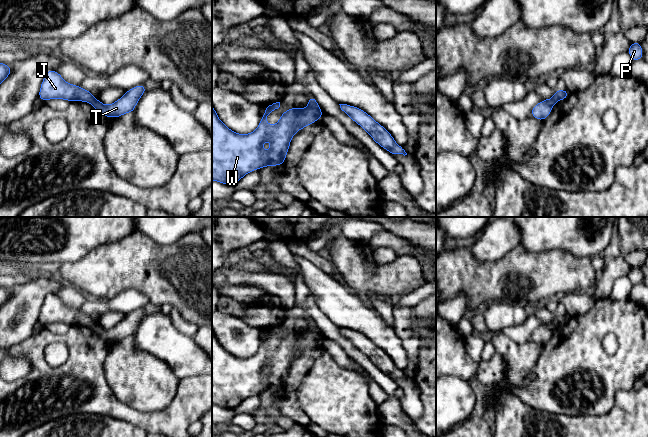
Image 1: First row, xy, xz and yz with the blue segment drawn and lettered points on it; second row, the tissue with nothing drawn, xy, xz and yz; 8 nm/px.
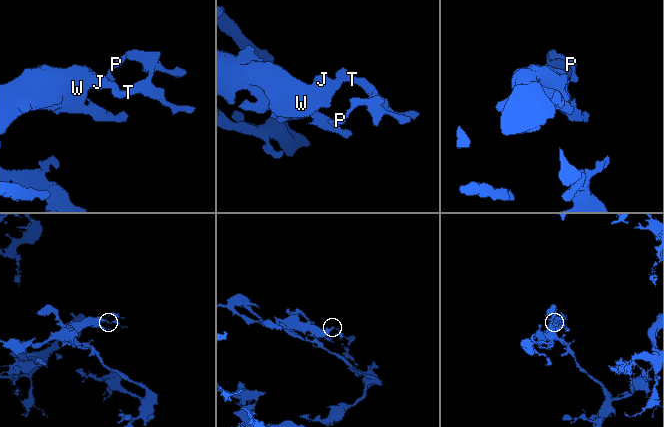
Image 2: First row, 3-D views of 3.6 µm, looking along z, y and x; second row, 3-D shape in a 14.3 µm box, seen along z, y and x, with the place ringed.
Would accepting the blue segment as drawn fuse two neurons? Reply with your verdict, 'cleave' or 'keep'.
cleave

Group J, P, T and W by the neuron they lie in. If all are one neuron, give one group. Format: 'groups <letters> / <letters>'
groups J W / P T

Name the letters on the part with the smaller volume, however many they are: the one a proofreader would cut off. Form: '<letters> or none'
P, T

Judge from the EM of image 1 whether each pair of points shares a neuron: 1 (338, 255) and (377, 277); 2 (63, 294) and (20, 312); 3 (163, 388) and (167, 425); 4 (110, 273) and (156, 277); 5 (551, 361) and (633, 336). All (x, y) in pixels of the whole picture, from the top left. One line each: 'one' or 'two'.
1: one
2: two
3: two
4: one
5: one

